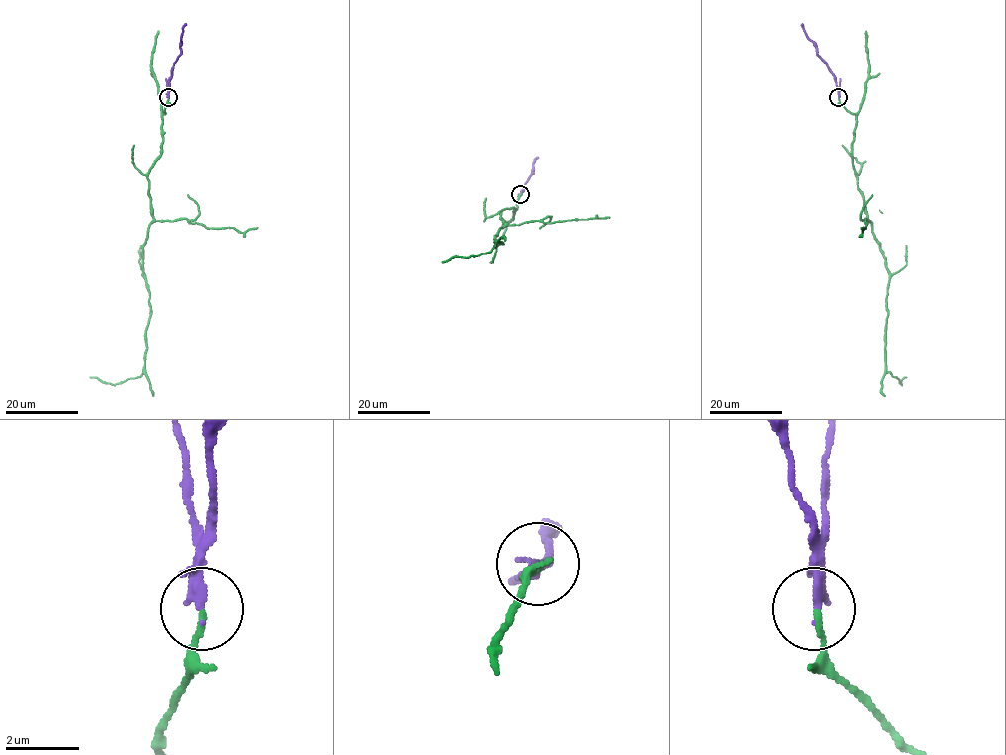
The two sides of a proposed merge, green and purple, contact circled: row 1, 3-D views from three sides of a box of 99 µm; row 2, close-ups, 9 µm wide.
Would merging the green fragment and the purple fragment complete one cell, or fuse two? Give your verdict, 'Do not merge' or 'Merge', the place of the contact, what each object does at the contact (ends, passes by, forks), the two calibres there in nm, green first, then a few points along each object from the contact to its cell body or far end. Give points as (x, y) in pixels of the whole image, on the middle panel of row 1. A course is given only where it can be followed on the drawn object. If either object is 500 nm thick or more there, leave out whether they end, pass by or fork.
Do not merge. Place: (520, 194). At the ring green ends. At the ring purple passes by. Thickness 150 nm (green) against 200 nm. Course of green: (521, 194), (514, 212), (499, 213), (505, 223), (494, 241), (501, 244), (442, 262). Course of purple: (521, 194), (538, 158)

